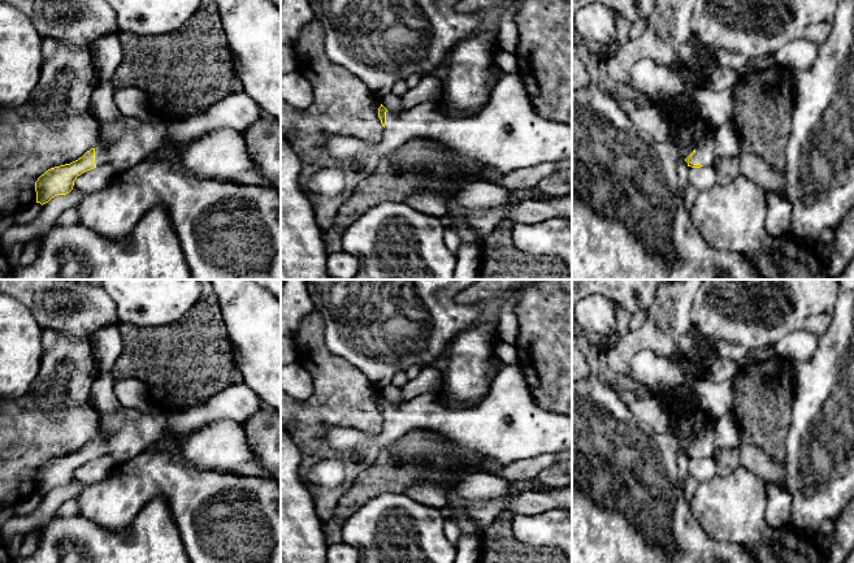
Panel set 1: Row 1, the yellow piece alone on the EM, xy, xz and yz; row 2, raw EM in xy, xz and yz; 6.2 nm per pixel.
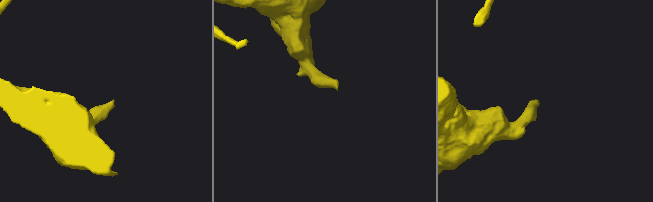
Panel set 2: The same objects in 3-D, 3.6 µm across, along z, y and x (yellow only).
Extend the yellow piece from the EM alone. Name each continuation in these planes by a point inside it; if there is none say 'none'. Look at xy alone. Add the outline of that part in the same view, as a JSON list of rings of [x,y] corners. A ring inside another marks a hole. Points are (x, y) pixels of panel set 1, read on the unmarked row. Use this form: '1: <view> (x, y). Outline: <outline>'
1: xy (221, 445). Outline: [[[152,411],[109,434],[99,430],[94,439],[96,458],[108,454],[117,464],[160,447],[165,439],[175,439],[178,447],[174,451],[201,469],[231,472],[238,464],[256,459],[243,424],[230,419],[211,421],[190,434],[181,434],[166,424],[164,415]]]

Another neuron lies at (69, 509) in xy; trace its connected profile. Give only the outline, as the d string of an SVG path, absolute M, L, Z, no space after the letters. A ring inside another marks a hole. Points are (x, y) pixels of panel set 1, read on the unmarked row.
M74 498L62 503L60 508L57 510L56 516L70 517L77 515L77 512L78 512L78 501L77 498Z

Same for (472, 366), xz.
M489 324L460 333L450 347L438 398L447 404L481 399L504 365L494 352L499 342L497 326Z

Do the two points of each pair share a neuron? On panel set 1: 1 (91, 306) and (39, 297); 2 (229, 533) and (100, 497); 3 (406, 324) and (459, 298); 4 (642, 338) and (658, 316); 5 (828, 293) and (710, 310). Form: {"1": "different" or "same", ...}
{"1": "same", "2": "same", "3": "different", "4": "same", "5": "same"}

